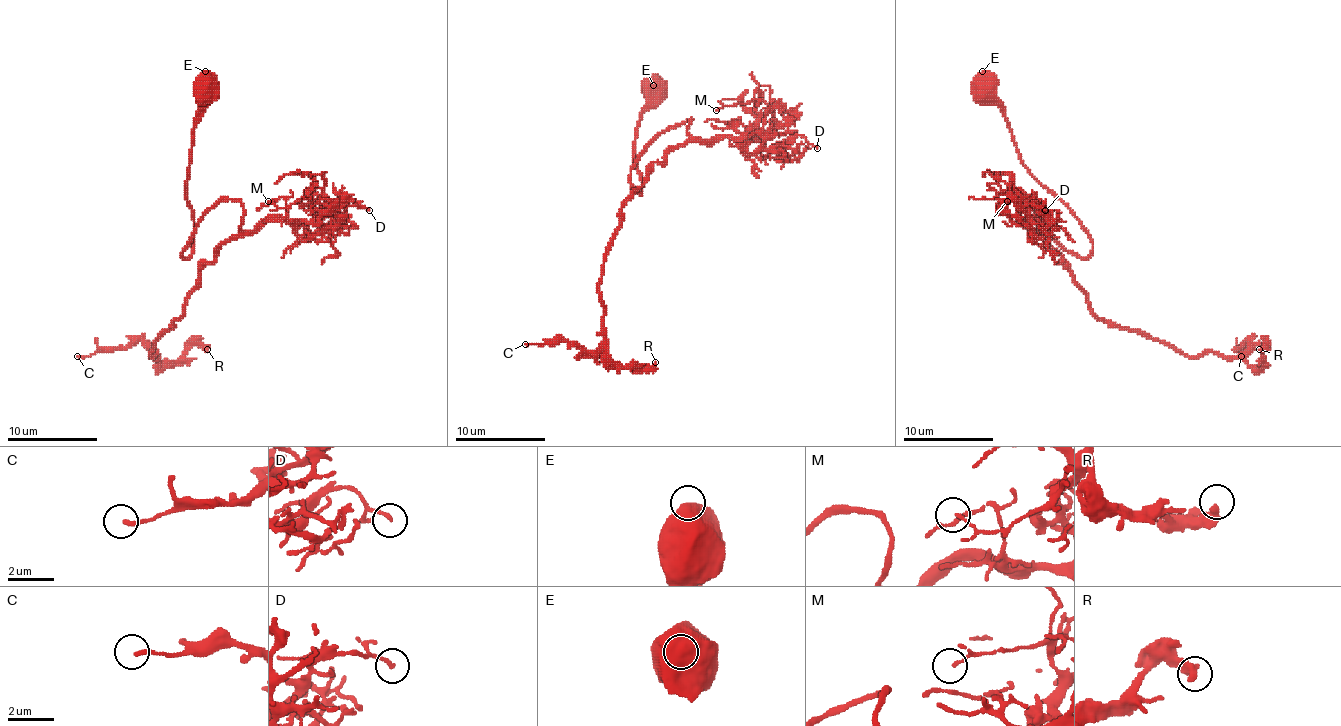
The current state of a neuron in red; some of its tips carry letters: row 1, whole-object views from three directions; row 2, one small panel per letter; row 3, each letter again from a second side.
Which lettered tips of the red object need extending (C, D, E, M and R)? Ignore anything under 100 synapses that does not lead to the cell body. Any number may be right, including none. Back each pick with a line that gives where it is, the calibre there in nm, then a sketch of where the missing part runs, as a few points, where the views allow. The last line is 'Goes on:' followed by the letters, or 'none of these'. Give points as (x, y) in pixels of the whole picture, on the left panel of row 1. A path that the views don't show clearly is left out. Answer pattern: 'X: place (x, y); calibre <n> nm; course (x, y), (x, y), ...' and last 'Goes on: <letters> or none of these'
Goes on: none of these

